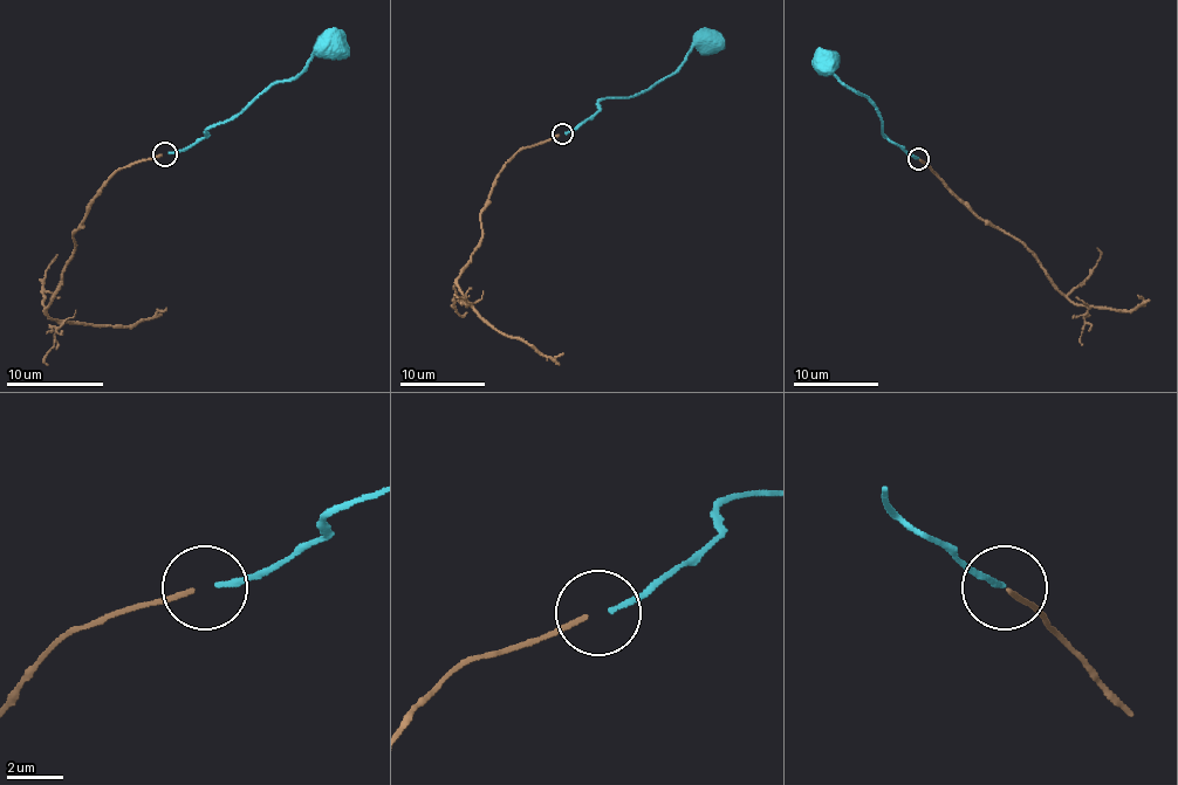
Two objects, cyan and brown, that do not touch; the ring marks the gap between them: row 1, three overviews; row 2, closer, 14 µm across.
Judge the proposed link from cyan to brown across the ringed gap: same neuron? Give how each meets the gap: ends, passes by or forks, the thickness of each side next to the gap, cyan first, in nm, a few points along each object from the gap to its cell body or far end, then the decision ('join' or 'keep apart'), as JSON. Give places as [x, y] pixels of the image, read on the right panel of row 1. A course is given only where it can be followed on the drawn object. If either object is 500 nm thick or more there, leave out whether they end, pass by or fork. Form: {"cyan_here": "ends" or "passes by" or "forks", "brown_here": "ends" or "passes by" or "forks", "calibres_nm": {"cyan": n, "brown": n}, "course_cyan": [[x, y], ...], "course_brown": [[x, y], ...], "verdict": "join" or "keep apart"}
{"cyan_here": "ends", "brown_here": "ends", "calibres_nm": {"cyan": 200, "brown": 170}, "course_cyan": [[918, 159], [884, 136], [878, 110], [824, 63]], "course_brown": [[918, 159], [978, 217], [1025, 246], [1048, 281], [1070, 300], [1123, 310], [1136, 308], [1143, 302], [1138, 295]], "verdict": "join"}

